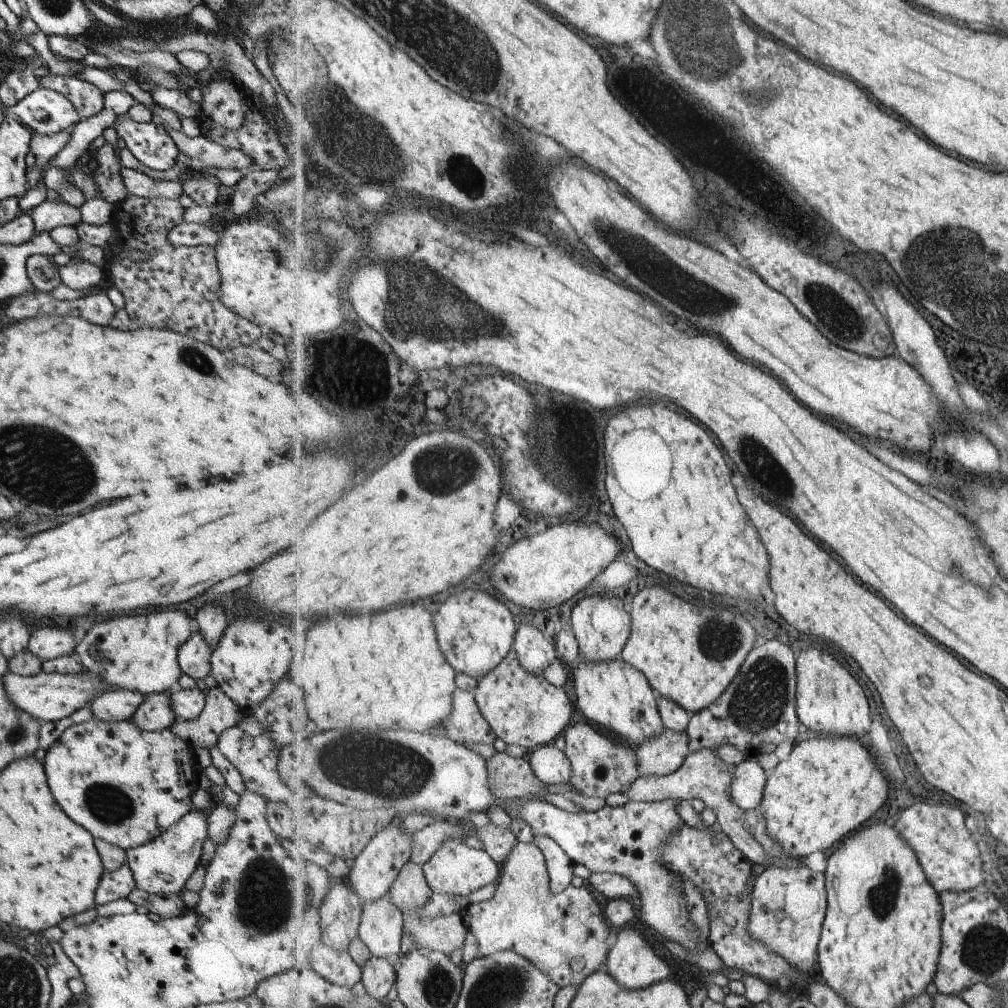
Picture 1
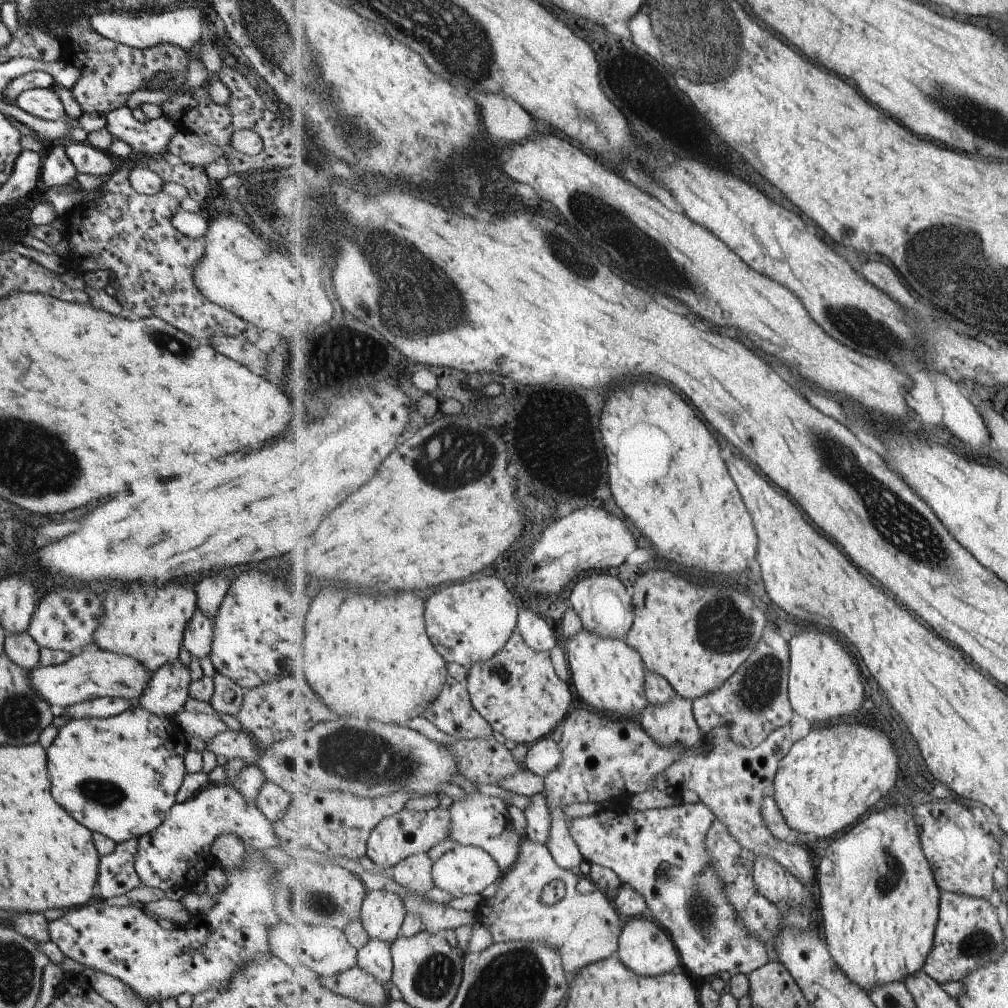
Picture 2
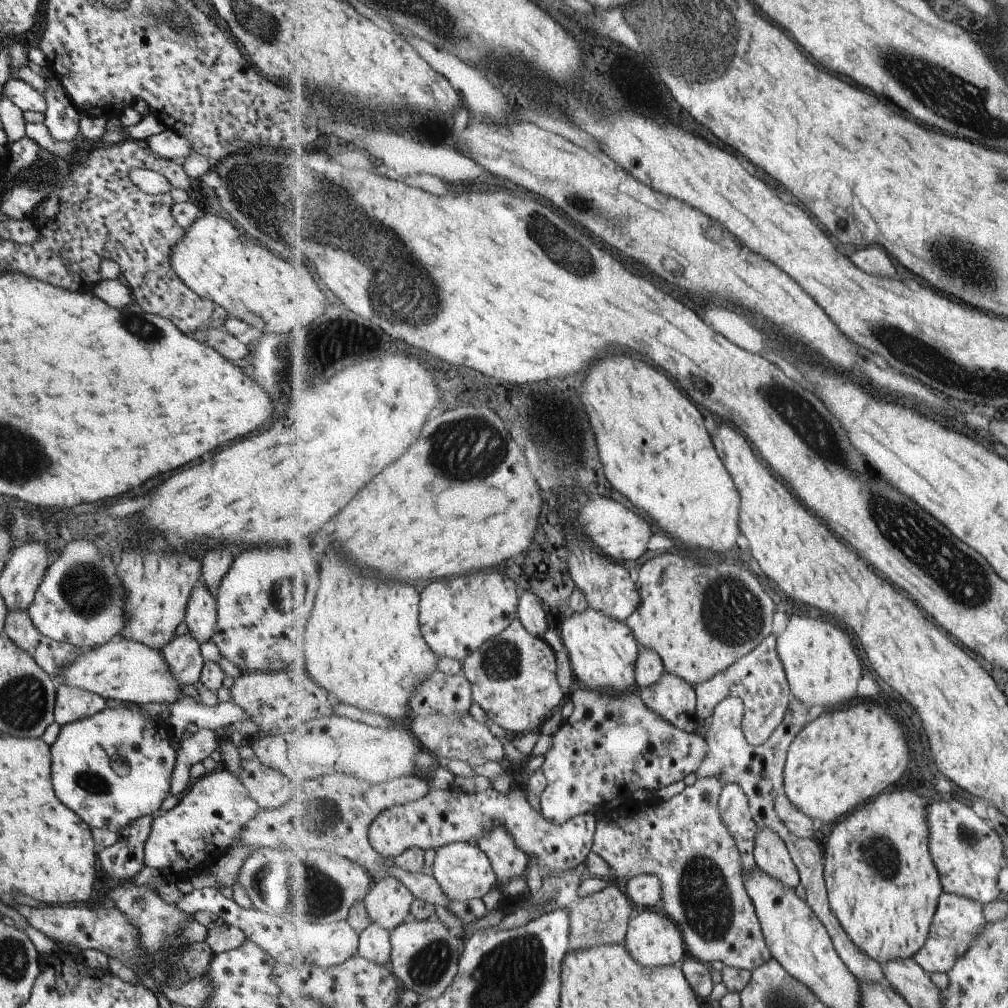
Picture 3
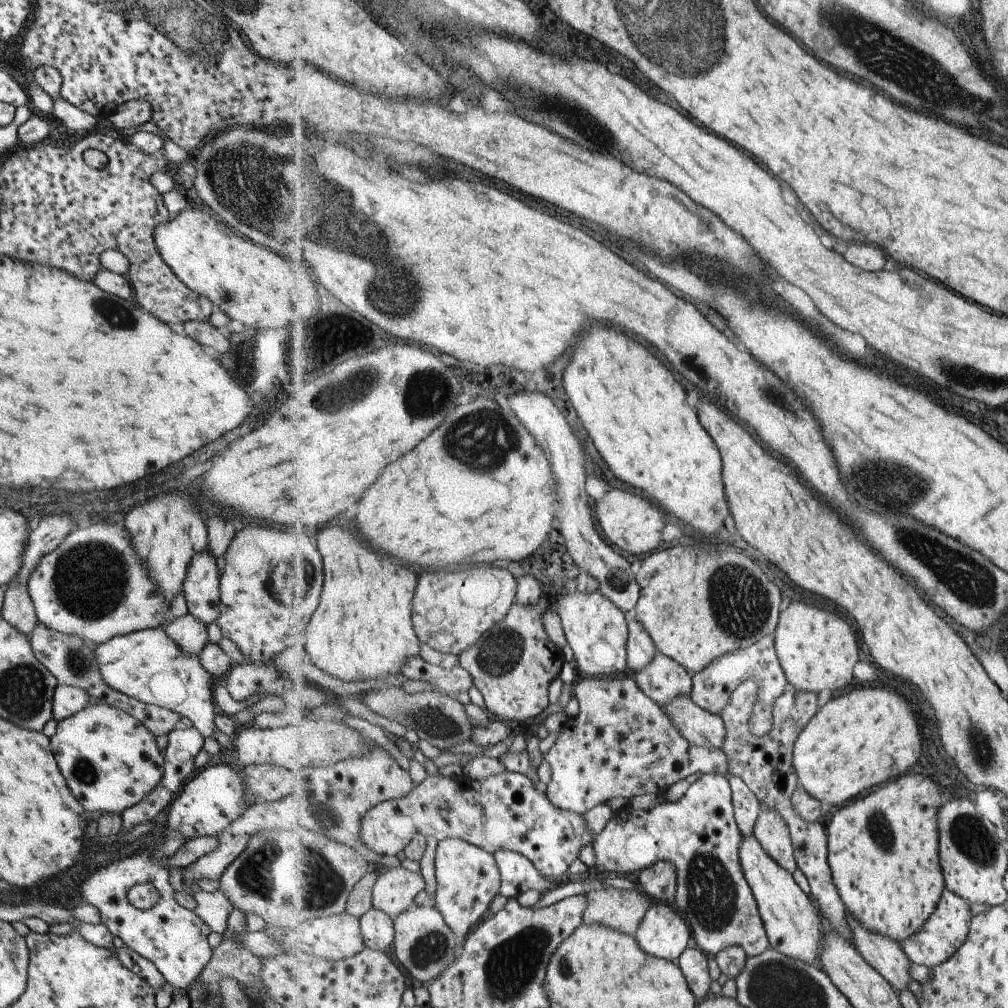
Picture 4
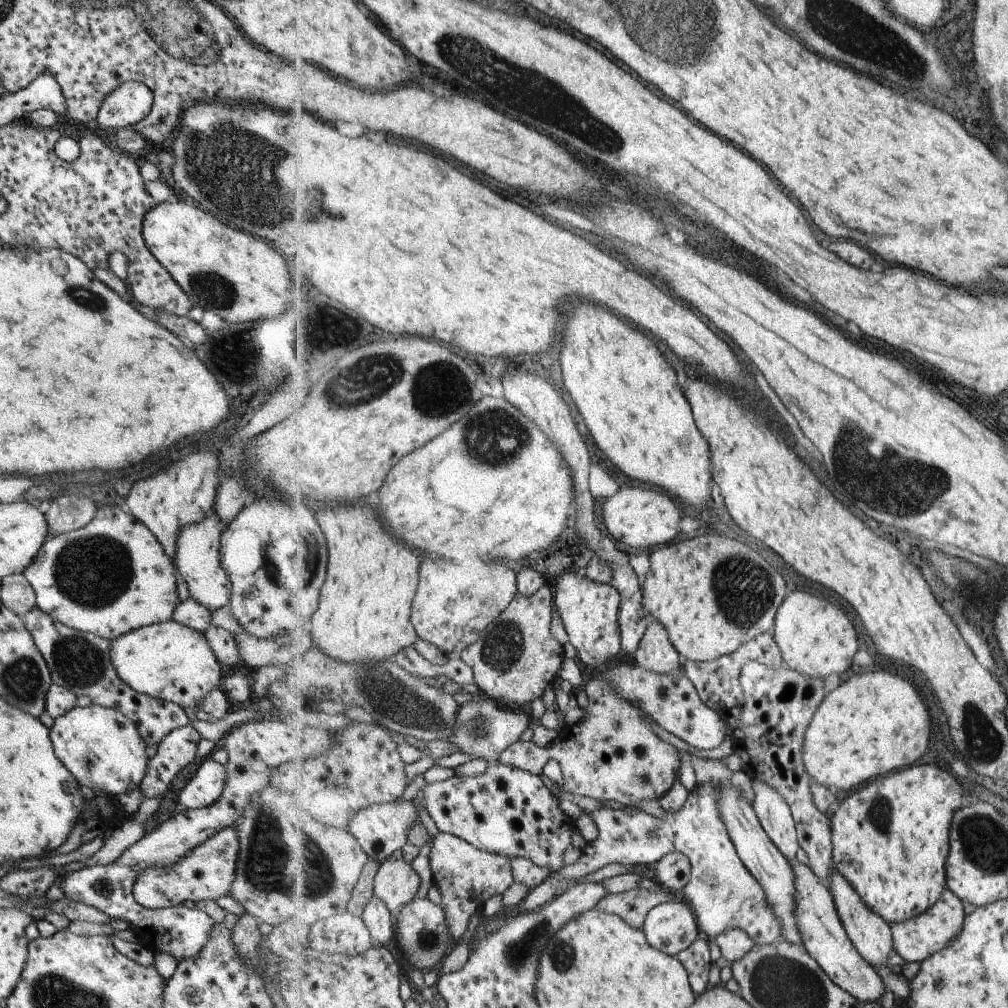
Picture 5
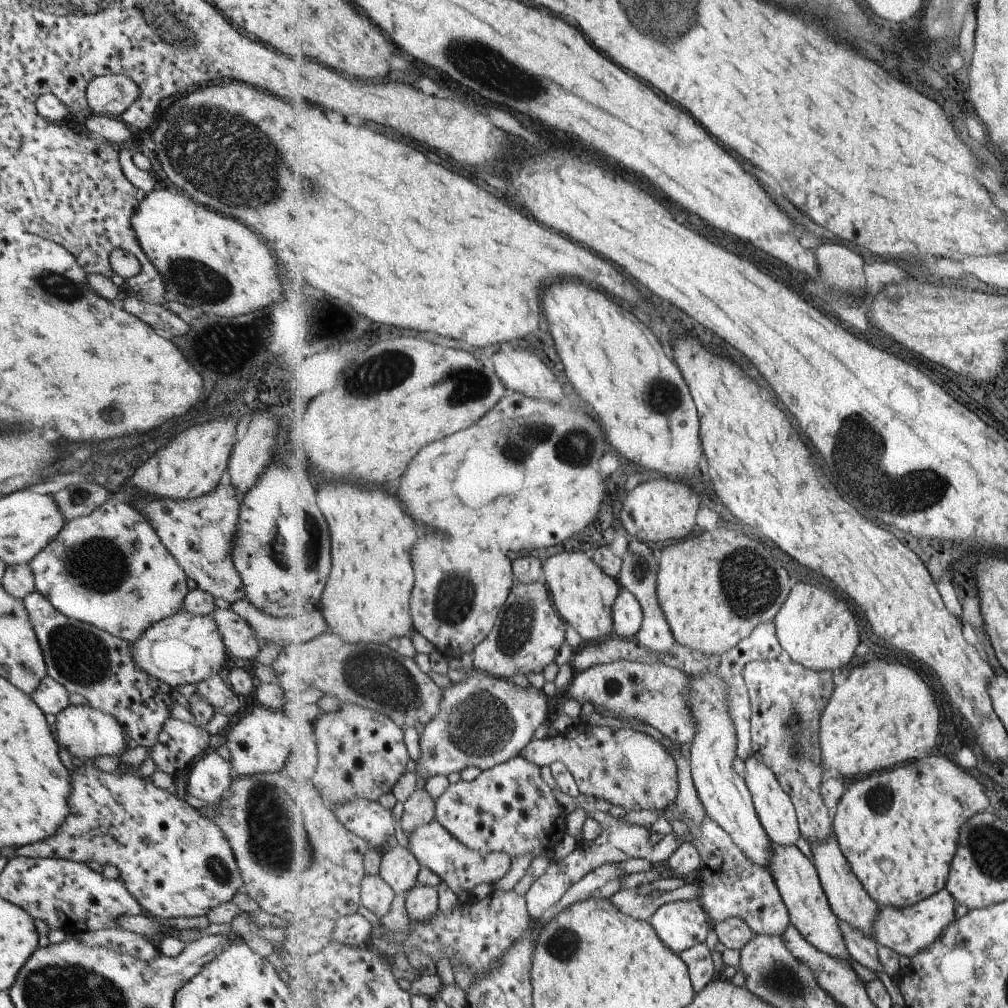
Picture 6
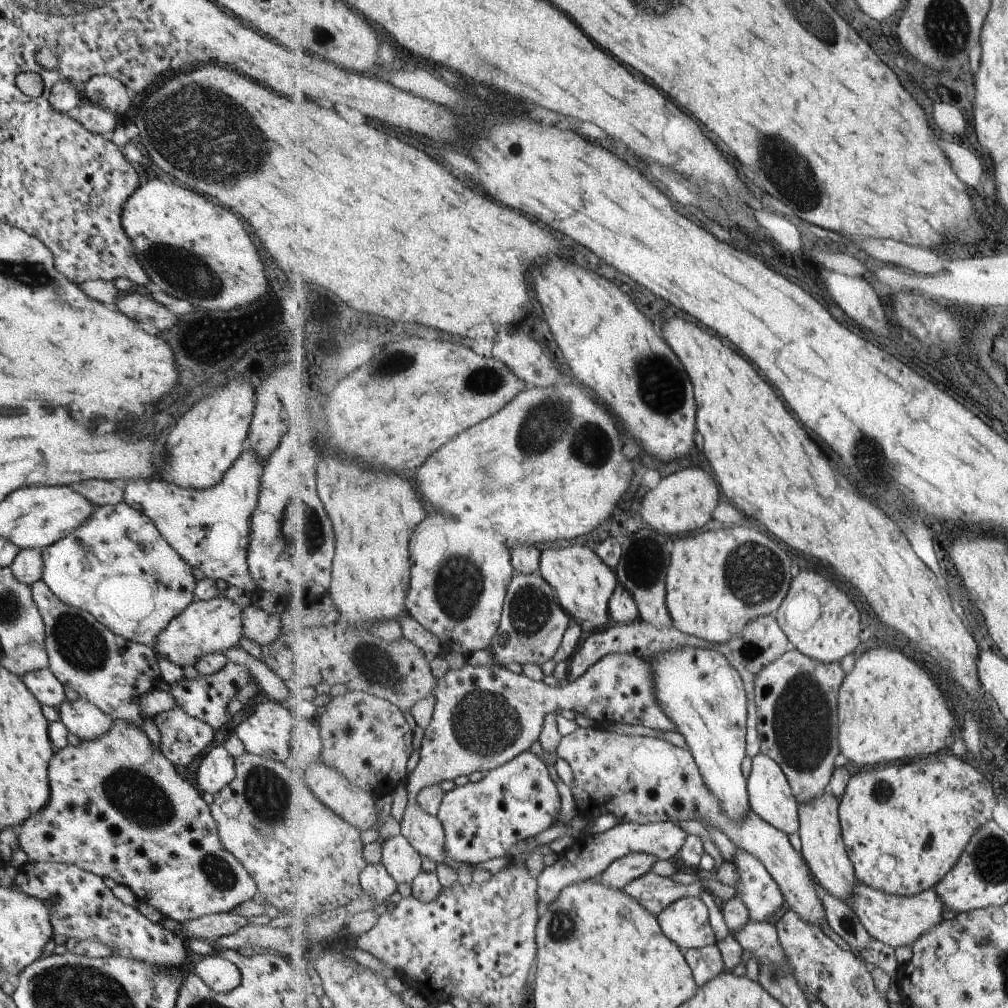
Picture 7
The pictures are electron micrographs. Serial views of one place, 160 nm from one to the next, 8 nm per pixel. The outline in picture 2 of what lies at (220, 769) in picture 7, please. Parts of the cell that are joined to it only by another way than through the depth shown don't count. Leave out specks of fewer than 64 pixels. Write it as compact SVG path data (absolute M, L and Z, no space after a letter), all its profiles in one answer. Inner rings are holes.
M209 782L185 802L173 804L157 828L137 839L133 870L140 885L165 891L175 888L185 879L196 882L199 877L196 868L207 868L205 856L210 852L213 840L221 834L237 836L245 850L263 849L274 854L279 851L279 840L272 824L257 810L254 802L243 800L226 783Z

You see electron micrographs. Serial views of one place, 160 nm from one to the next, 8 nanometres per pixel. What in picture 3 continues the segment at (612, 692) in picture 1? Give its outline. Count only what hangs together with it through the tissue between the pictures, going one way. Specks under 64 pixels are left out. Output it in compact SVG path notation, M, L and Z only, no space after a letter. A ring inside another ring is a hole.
M590 606L587 610L572 612L560 622L558 635L569 652L573 677L578 685L604 691L613 688L613 693L636 692L636 660L640 646L628 621L615 620L604 612Z

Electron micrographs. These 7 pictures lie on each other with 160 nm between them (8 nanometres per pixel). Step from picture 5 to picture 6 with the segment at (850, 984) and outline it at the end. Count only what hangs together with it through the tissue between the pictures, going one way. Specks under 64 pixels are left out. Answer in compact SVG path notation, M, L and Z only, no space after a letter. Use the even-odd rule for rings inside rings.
M770 840L770 863L768 867L772 872L773 879L780 889L784 904L787 905L792 924L795 925L805 938L814 947L834 956L839 960L847 961L850 950L840 929L840 918L832 909L828 896L815 863L811 862L795 845L782 845Z

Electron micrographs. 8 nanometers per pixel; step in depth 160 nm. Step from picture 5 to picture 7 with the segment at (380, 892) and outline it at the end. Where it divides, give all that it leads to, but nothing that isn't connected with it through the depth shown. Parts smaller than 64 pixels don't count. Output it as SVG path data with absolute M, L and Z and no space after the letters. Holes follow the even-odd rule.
M402 832L383 842L384 851L382 863L395 877L398 884L411 884L423 870L421 868L422 854L411 844Z

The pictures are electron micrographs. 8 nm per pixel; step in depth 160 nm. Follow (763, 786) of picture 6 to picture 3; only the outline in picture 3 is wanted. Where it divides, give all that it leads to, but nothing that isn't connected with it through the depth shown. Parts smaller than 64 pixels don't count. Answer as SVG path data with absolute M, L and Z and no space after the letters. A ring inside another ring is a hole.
M769 827L758 828L754 855L757 866L782 880L788 887L797 888L801 883L800 872L788 844L778 832L772 831Z

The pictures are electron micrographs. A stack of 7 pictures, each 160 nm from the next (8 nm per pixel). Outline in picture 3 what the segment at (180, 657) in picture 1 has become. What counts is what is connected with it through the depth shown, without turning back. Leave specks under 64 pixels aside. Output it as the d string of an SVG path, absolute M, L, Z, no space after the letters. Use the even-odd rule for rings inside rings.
M203 583L192 588L184 609L188 633L199 644L211 639L216 625L216 600Z

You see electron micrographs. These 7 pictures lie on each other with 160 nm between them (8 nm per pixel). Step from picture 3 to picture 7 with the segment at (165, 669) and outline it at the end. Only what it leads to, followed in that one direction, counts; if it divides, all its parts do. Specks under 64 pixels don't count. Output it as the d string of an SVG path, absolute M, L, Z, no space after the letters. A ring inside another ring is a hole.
M223 593L206 601L193 601L159 632L151 649L154 654L158 652L180 668L197 666L197 660L202 654L221 653L229 647L238 646L242 636L241 615L242 608Z

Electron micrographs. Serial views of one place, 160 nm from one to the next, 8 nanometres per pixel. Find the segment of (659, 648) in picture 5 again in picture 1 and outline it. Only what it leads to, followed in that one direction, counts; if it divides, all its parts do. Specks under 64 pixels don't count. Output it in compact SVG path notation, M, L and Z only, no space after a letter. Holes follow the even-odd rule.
M665 727L664 731L636 749L641 776L668 775L684 766L692 752L687 730L676 731Z

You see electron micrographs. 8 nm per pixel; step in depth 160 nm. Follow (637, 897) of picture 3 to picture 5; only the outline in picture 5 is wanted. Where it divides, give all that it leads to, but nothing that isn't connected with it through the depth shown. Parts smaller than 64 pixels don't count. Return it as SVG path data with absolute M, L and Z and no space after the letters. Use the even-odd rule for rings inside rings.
M675 851L664 856L655 865L655 880L661 888L681 894L692 879L692 868L689 856L684 852Z

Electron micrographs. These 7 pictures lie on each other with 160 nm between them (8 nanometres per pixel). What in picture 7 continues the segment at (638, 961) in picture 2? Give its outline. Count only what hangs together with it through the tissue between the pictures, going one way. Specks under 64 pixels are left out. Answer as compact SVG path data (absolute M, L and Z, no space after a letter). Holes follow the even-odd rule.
M700 897L677 900L658 914L657 918L663 932L683 951L718 942L709 922L709 908Z

